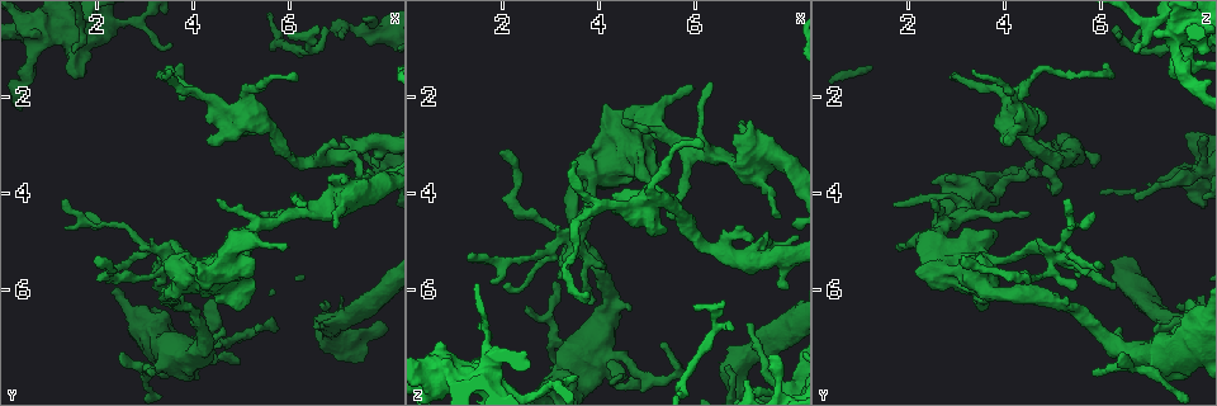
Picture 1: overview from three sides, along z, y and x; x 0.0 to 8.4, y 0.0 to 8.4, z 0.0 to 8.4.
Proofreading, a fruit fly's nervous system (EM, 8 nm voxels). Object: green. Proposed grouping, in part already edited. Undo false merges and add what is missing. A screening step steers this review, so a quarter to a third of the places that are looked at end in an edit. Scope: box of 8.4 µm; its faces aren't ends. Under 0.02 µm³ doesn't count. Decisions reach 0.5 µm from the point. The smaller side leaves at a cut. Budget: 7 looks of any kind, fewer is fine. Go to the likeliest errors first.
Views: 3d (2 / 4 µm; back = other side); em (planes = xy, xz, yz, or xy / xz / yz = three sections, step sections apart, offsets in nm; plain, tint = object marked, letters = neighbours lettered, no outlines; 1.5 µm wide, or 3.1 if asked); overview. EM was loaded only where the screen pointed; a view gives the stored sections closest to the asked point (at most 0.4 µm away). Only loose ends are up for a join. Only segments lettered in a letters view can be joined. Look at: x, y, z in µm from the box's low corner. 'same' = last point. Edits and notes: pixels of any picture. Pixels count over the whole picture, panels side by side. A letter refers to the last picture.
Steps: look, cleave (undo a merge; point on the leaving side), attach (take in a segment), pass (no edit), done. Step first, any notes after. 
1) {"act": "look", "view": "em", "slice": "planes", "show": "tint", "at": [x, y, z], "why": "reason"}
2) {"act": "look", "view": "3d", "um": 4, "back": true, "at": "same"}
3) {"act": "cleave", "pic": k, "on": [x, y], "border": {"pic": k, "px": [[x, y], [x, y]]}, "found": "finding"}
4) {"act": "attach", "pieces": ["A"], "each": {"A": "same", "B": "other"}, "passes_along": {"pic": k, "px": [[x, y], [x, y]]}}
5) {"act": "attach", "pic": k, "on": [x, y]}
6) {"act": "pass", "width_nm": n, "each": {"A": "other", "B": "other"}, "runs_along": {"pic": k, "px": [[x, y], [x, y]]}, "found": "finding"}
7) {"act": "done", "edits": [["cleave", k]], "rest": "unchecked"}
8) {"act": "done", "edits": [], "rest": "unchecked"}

{"act": "look", "view": "3d", "um": 4, "at": [1.90, 5.45, 3.15], "why": "an open end"}

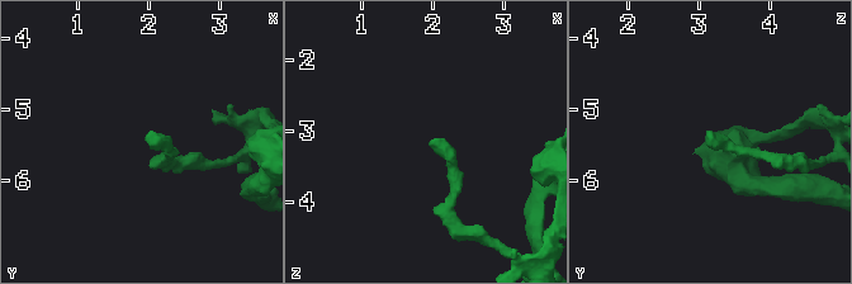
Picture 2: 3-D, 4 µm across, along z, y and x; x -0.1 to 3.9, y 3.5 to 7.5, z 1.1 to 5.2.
{"act": "look", "view": "em", "slice": "planes", "show": "plain", "at": [1.95, 5.40, 3.15]}

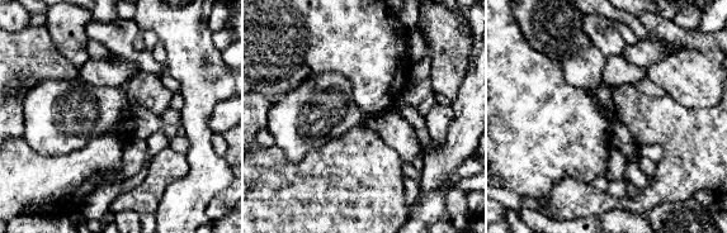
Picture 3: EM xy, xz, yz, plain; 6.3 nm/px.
{"act": "look", "view": "em", "slice": "planes", "show": "letters", "at": "same", "why": "what lies round it"}

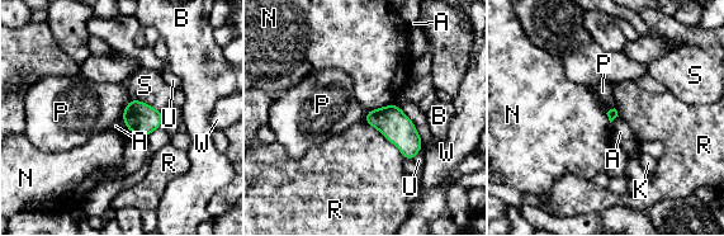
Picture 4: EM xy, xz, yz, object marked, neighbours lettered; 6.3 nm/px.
{"act": "pass", "each": {"A": "other", "B": "other", "K": "other", "N": "other", "P": "other", "R": "other", "S": "other", "U": "other", "W": "other"}, "border": {"pic": 4, "px": [[131, 99], [121, 117]]}, "found": "no lettered segment goes on from it"}

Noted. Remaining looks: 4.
{"act": "look", "view": "em", "slice": "xy", "step": 8, "show": "letters", "at": [3.80, 5.90, 6.35], "why": "an open end"}

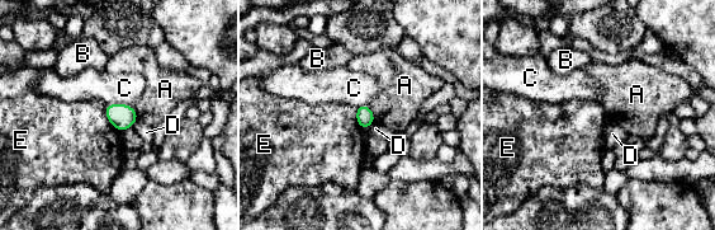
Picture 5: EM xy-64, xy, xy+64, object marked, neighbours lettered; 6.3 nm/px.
{"act": "pass", "each": {"A": "other", "B": "other", "C": "other", "D": "other", "E": "other"}, "border": {"pic": 5, "px": [[105, 106], [105, 117], [121, 132]]}, "found": "no lettered segment goes on from it"}

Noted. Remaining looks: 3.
{"act": "look", "view": "em", "slice": "xy", "step": 4, "show": "letters", "at": [3.80, 1.30, 6.20], "why": "free end"}

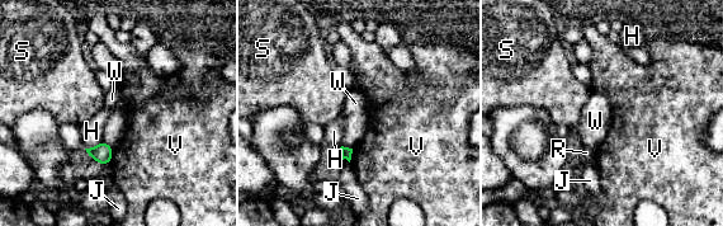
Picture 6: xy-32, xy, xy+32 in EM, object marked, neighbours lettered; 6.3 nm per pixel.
{"act": "pass", "longest_contact_nm": ["H", 120], "each": {"H": "other", "J": "other", "R": "other", "S": "other", "V": "other", "W": "other"}, "found": "none of them fits"}

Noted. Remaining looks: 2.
{"act": "done", "edits": [], "rest": "unchecked"}

